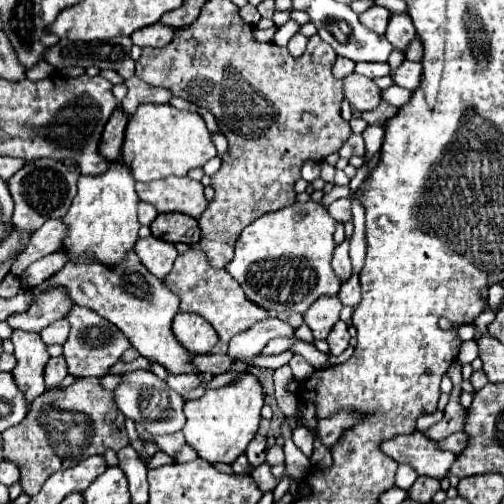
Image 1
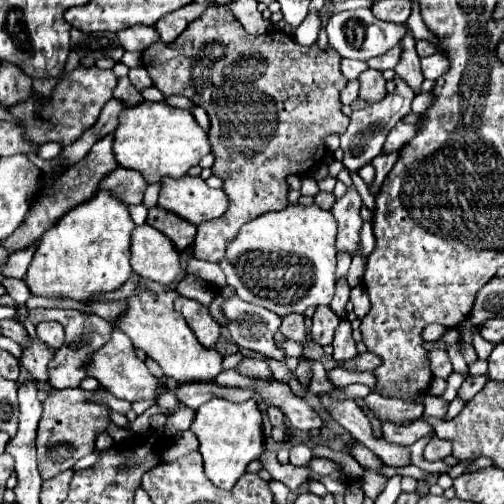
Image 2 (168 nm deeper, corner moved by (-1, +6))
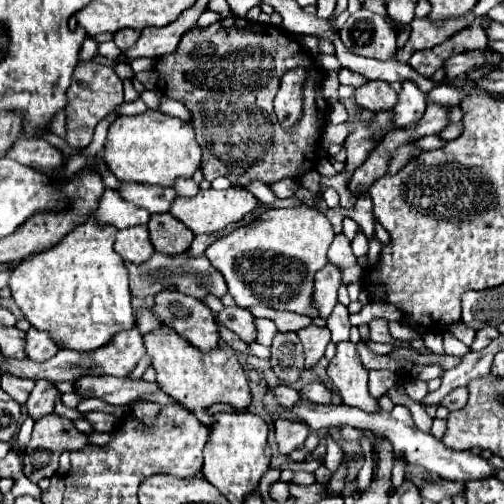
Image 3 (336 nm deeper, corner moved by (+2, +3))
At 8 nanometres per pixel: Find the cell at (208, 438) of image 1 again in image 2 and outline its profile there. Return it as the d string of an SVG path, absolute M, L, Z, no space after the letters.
M223 398L209 400L197 408L195 420L191 424L191 432L199 440L199 452L205 462L207 478L223 488L229 490L245 472L247 464L263 452L263 426L261 426L261 412L255 400L247 400L243 404L233 404Z

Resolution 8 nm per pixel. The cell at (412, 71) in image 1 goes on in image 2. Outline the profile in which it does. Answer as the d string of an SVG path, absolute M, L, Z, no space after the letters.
M433 54L433 56L425 56L421 58L421 72L427 80L437 80L439 76L443 76L449 68L449 62L443 54Z

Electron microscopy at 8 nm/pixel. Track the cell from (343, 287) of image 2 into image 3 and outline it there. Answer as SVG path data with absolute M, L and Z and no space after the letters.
M336 305L332 315L326 319L328 321L328 329L332 333L332 343L342 343L342 341L348 341L350 339L350 313L344 305Z

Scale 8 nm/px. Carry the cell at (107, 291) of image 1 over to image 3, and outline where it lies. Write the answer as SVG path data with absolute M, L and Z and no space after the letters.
M162 325L162 329L144 335L144 345L146 353L152 357L152 367L158 373L156 381L160 383L160 389L178 403L182 403L184 409L200 419L200 423L208 427L214 423L214 413L208 413L208 409L216 403L226 403L238 413L246 411L252 405L252 391L248 387L246 373L230 347L226 347L226 351L212 349L210 353L202 353L188 341L184 341L168 325Z

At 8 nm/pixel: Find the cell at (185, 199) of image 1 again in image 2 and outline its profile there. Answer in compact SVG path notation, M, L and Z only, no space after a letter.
M201 176L163 178L159 184L159 206L183 216L191 224L217 218L227 210L225 192L209 188Z

